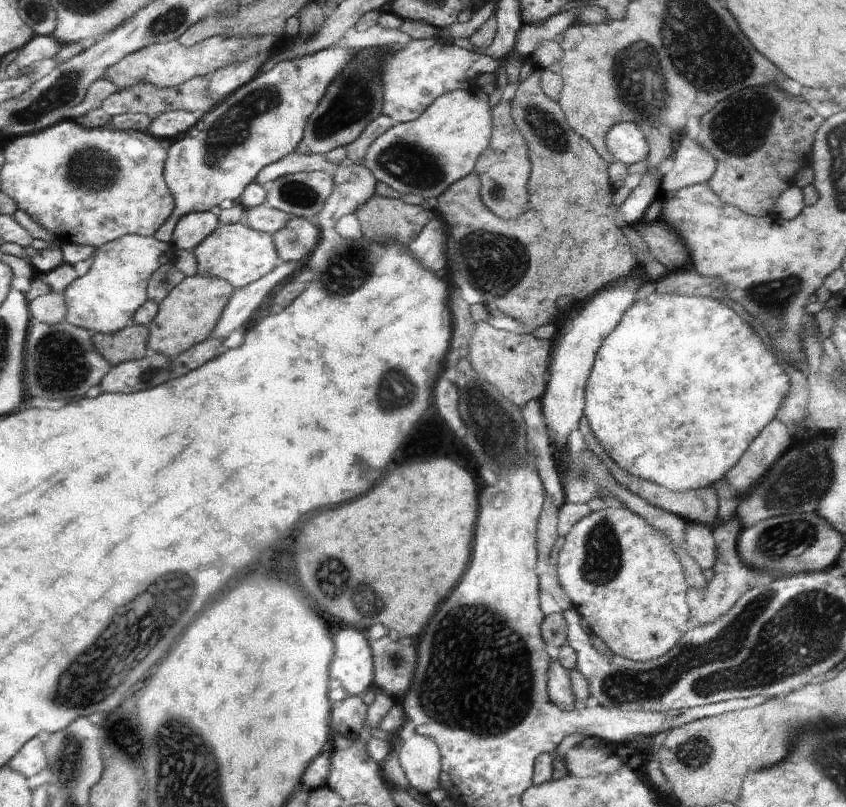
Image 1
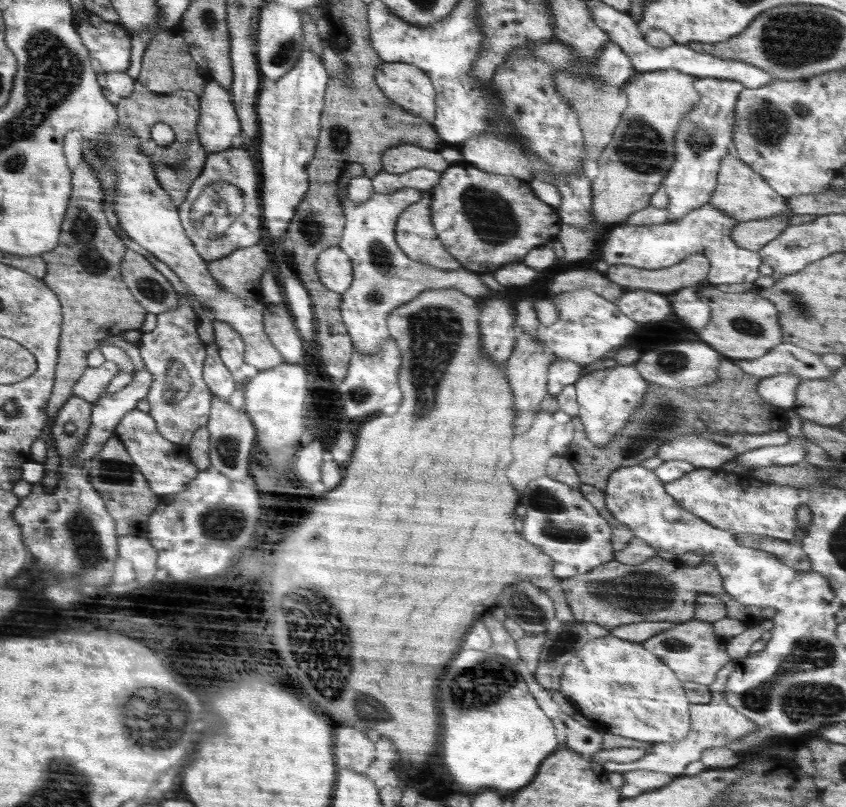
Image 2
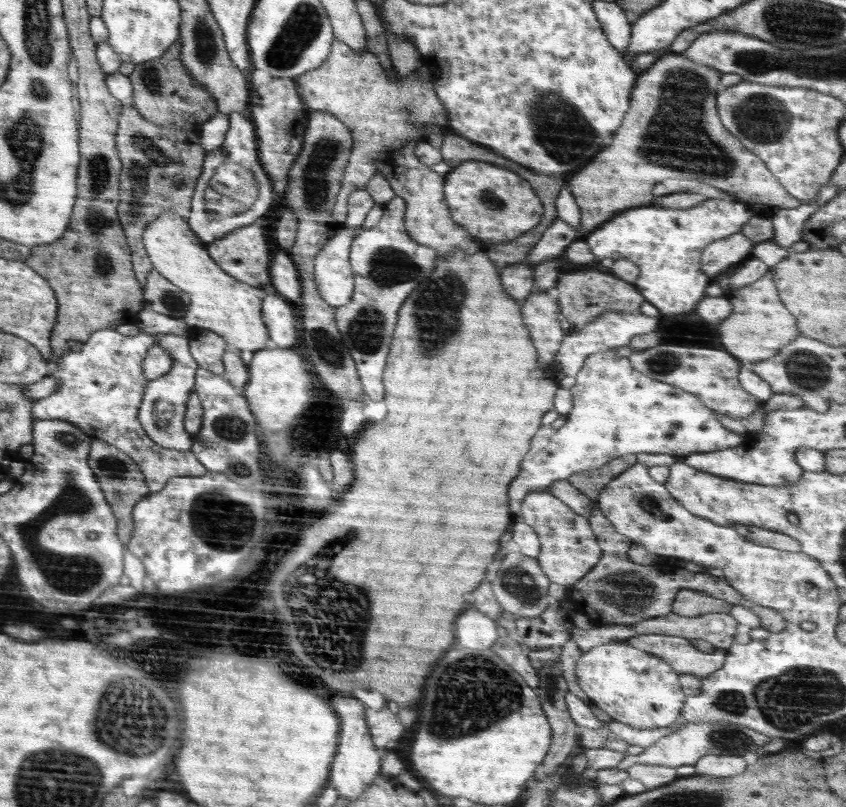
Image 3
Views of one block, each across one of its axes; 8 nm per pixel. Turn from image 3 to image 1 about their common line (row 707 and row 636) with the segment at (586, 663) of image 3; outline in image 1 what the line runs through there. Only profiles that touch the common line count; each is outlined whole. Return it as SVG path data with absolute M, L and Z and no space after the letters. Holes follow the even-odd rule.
M619 505L592 511L572 526L564 540L556 567L560 586L572 600L573 609L588 622L591 632L610 648L612 654L646 662L664 656L680 644L680 638L690 628L690 609L686 598L689 586L676 554L677 542Z

